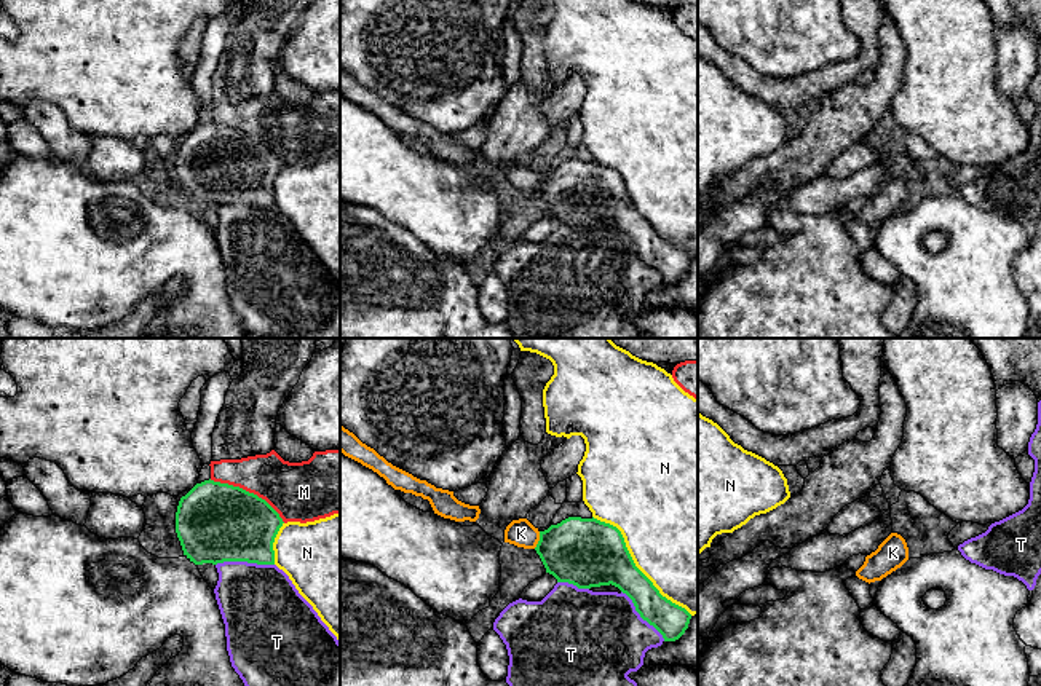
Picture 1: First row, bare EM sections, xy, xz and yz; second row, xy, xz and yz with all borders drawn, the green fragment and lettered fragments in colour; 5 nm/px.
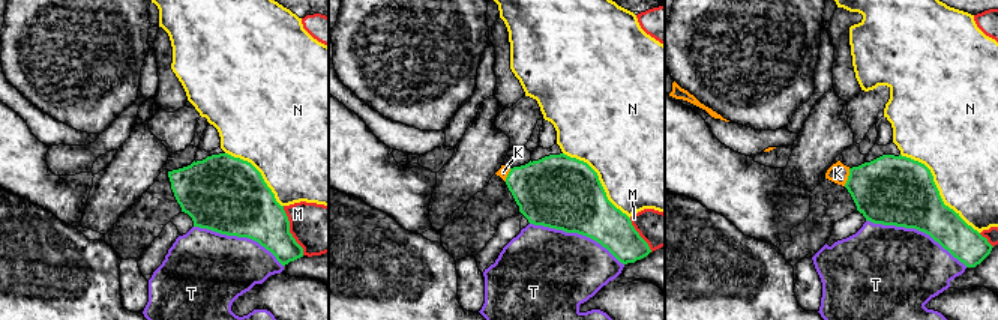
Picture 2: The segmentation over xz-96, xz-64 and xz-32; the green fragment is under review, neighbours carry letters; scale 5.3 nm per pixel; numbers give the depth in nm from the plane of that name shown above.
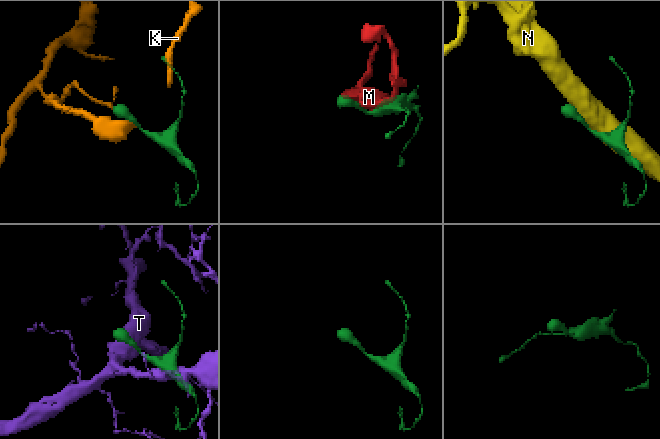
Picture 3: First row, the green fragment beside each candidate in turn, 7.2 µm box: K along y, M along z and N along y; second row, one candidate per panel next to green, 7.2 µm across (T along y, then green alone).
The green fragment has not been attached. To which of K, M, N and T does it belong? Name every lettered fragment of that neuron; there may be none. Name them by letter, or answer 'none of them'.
K

